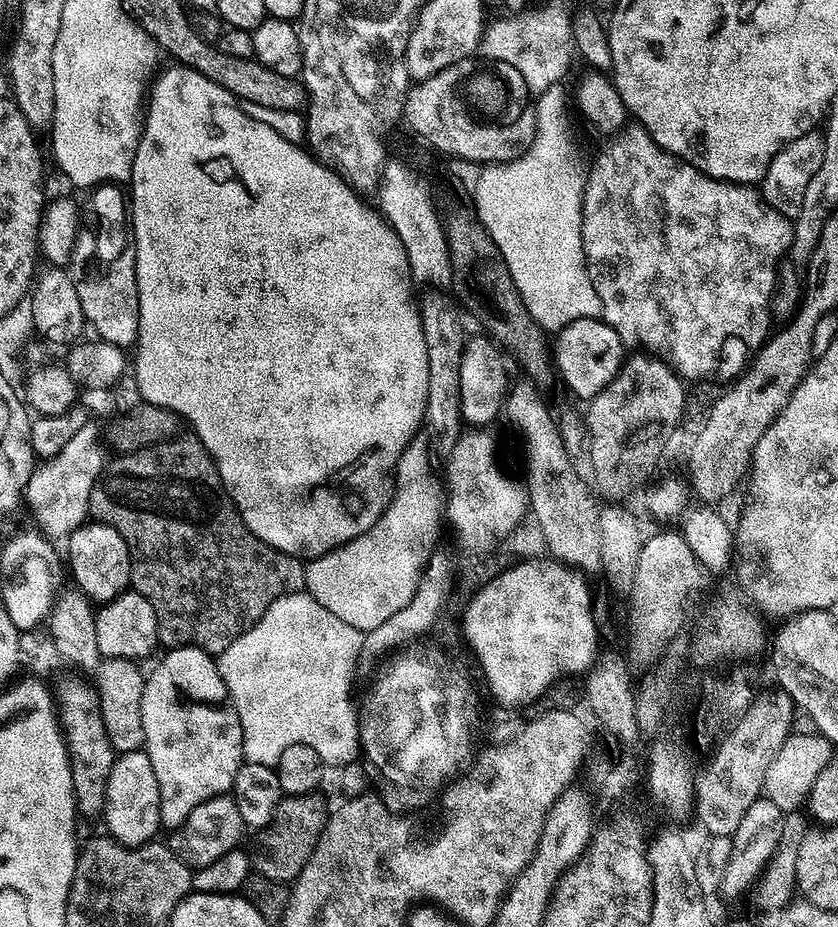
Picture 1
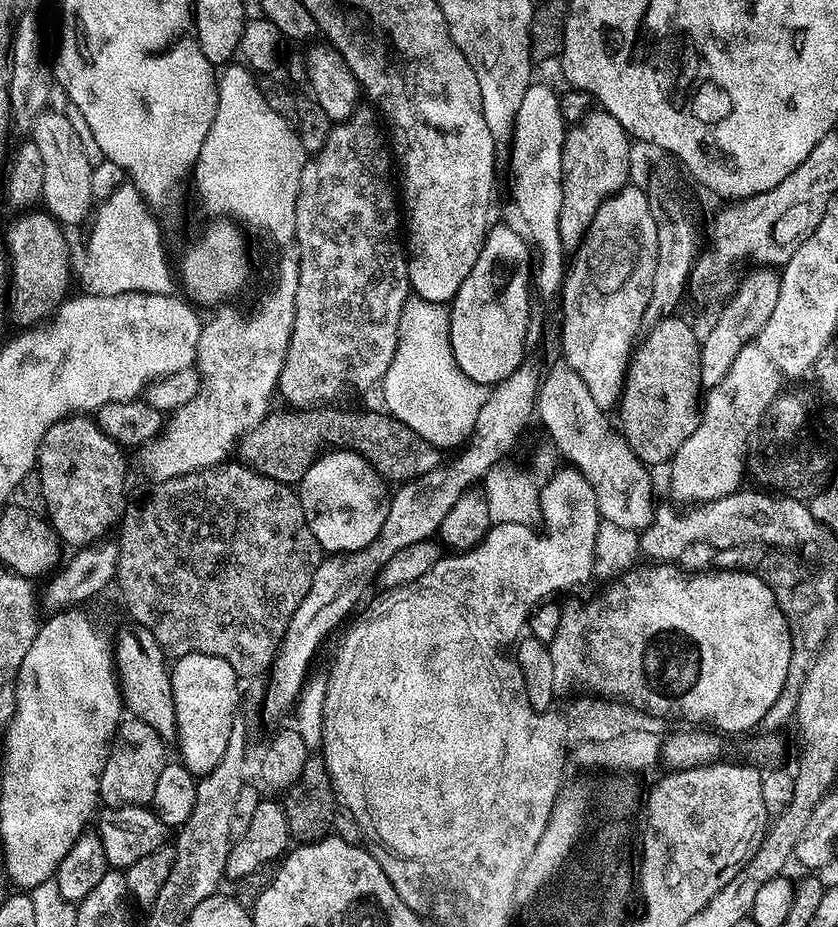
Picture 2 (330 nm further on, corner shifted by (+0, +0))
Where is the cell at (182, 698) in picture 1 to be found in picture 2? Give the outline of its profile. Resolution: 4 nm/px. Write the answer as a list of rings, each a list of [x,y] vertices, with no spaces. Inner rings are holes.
[[[186,654],[171,665],[172,693],[174,694],[174,714],[176,715],[175,743],[180,744],[179,759],[199,778],[206,775],[226,752],[226,742],[230,740],[232,723],[238,719],[236,703],[240,692],[236,689],[236,672],[222,658],[210,654]]]

